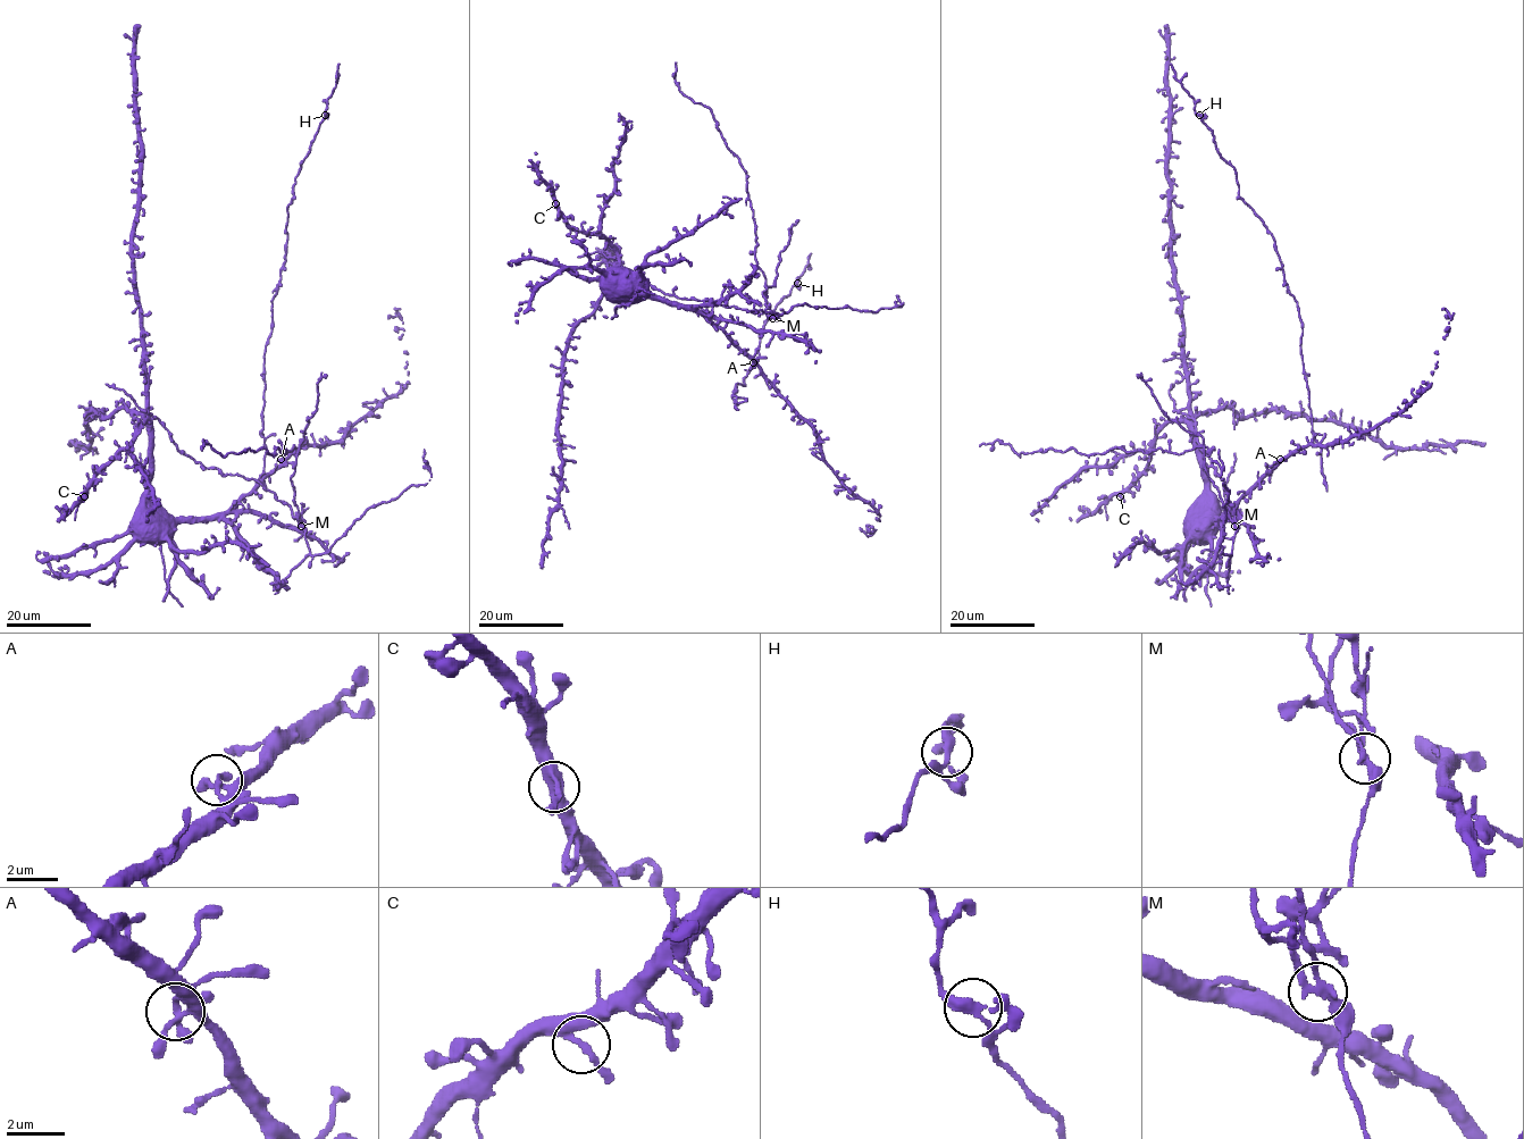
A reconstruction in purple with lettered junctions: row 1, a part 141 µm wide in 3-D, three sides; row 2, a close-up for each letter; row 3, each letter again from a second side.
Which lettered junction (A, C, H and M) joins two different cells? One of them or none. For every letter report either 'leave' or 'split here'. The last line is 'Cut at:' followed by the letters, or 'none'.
A: leave
C: leave
H: leave
M: split here
Cut at: M

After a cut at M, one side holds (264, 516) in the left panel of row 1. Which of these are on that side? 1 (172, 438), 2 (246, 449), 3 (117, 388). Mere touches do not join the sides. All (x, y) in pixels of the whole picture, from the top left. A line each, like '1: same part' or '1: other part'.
1: other part
2: same part
3: other part

